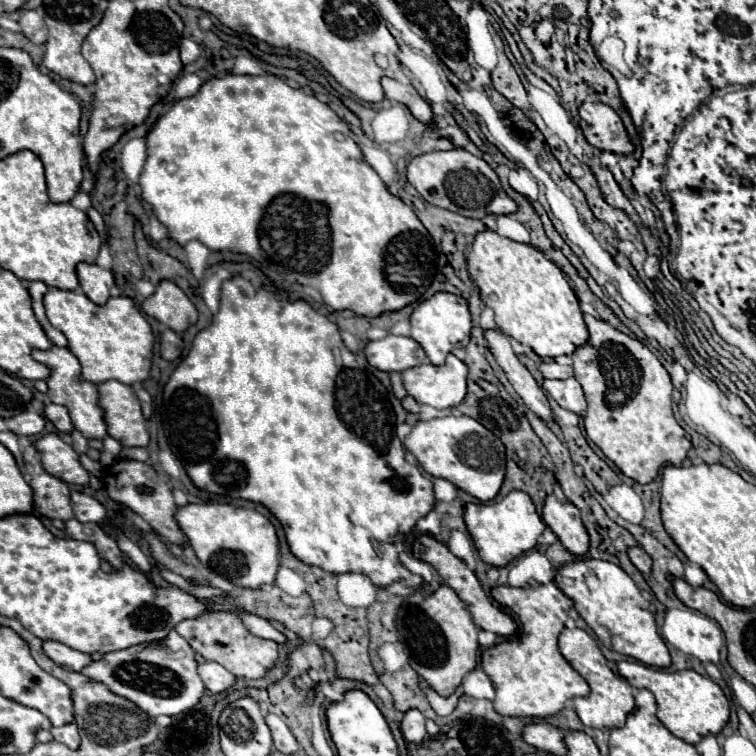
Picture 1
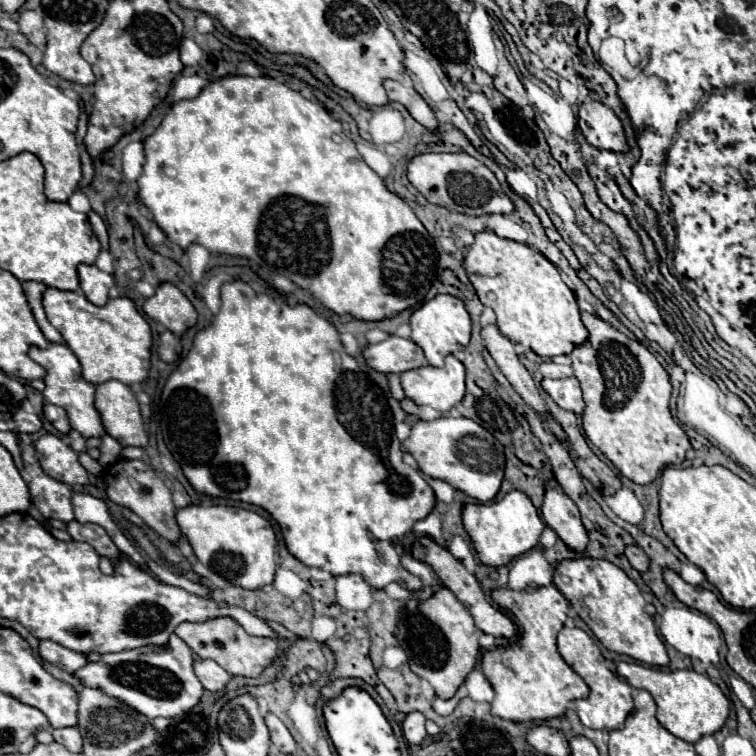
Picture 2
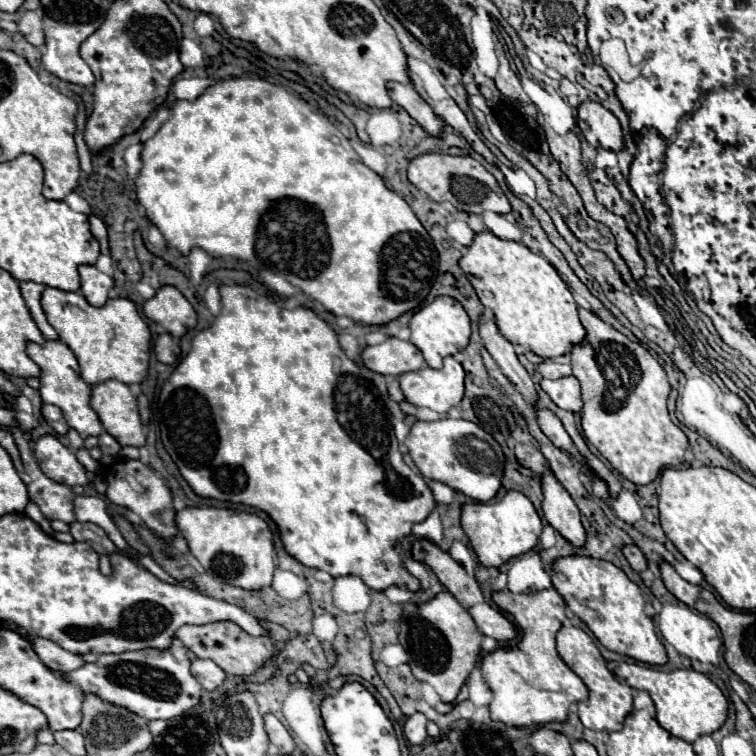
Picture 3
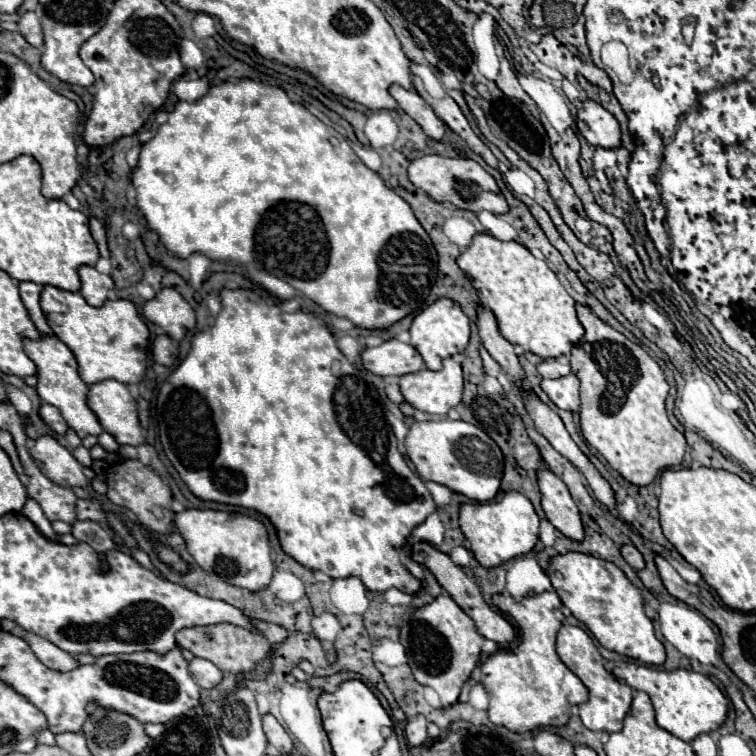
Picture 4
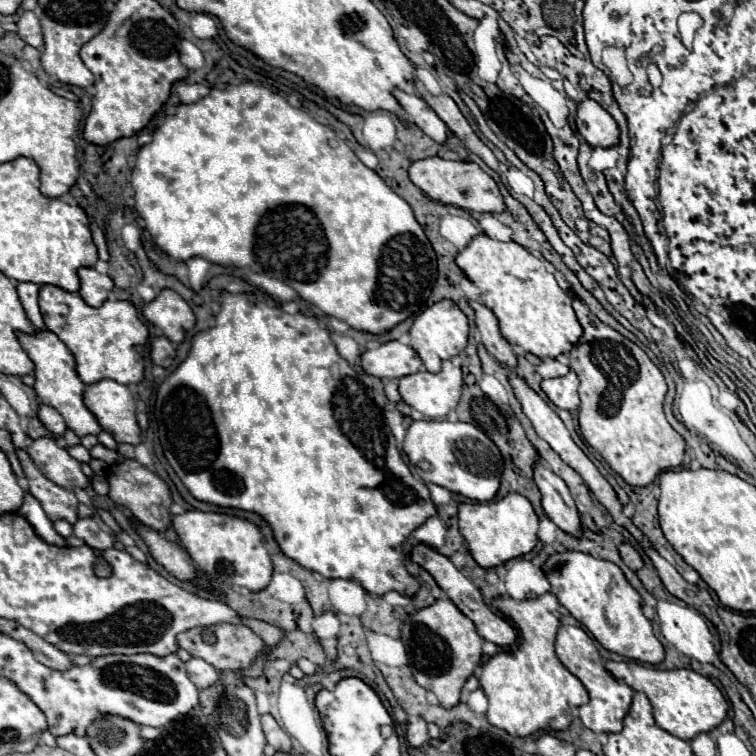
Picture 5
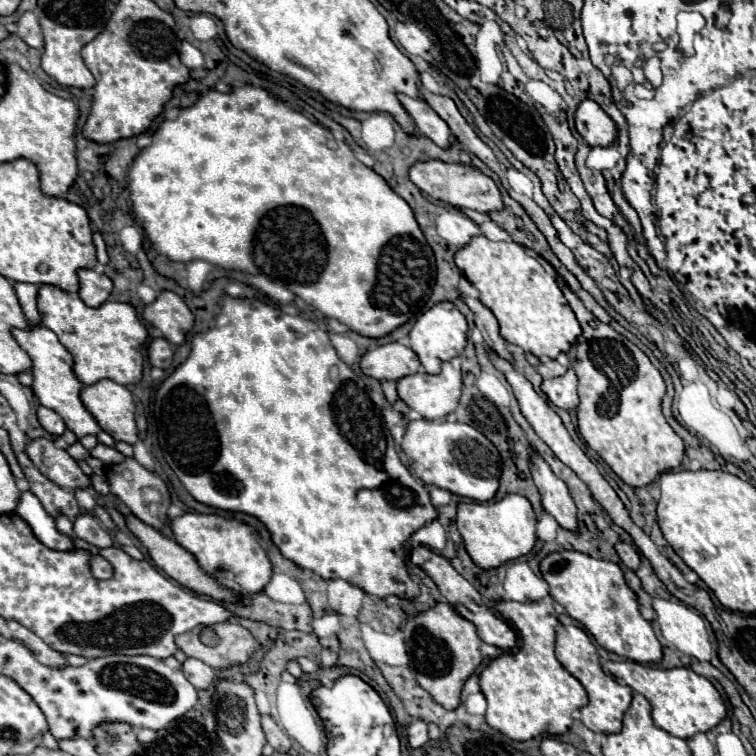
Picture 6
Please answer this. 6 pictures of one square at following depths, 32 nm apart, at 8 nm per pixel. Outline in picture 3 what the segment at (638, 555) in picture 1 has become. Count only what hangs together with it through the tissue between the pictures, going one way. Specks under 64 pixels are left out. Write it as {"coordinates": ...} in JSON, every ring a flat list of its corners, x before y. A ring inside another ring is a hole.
{"coordinates":[[634,544,624,546,624,548,622,548,622,552,624,552,624,556,626,556,628,564,630,564,636,572,642,572,642,570,646,568,646,558,644,558,644,554,642,554]]}

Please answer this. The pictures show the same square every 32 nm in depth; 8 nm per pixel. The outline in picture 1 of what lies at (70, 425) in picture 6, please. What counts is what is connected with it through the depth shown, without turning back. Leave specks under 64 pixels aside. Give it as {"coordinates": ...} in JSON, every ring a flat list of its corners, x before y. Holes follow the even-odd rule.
{"coordinates":[[52,346,48,350,32,350,32,358,38,360,40,364,44,364,50,370,50,376,46,378,48,398,54,404,60,404,60,406,68,408,70,420,72,420,74,428,78,432,82,432,82,436,86,436,88,440,90,438,102,440,106,436,106,424,104,424,104,412,98,406,98,386,82,378,78,358,68,348,60,348,60,346]]}

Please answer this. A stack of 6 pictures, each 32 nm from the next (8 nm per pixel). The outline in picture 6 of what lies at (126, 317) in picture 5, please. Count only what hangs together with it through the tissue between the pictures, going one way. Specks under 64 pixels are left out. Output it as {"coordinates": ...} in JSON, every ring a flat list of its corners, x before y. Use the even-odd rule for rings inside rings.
{"coordinates":[[42,284,38,288,38,312,42,324,50,328,62,346,72,354,72,372,82,384,94,384,102,378,114,380,122,386,140,382,144,362,142,344,148,332,130,304,104,302,98,308,90,308,78,298,78,294,68,294,58,286]]}

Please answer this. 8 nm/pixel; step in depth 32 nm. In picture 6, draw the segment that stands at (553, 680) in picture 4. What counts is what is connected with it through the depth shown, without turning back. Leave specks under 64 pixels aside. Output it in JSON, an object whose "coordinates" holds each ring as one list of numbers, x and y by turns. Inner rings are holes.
{"coordinates":[[548,596,536,604,516,604,500,600,494,606,508,622,518,628,522,646,516,654,502,654,482,670,480,690,488,702,488,726,502,732,514,742,526,742,542,734,566,734,574,720,572,712,588,704,588,696,582,684,572,674,568,674,554,656,558,614,554,612,552,602,552,596]]}

